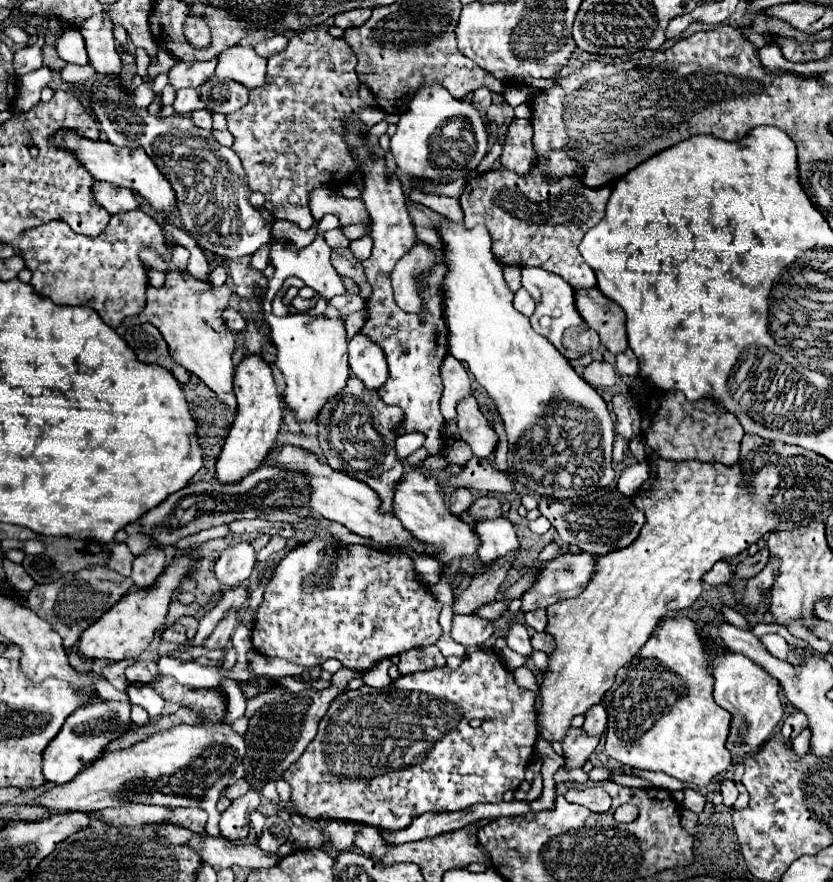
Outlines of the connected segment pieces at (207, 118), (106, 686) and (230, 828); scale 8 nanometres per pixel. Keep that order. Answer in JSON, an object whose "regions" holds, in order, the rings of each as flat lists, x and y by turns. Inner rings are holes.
{"regions":[[[198,109,198,111,192,111,190,113,190,119,194,121,194,125,202,127,202,129,212,129,212,115,206,111,206,109]],[[106,680,97,681,96,689,99,695,106,700,119,700,130,703,126,691,118,691]],[[250,789,244,797,232,801,232,805,220,815,220,833,232,841,242,841,250,833,250,815,260,805,260,795]]]}

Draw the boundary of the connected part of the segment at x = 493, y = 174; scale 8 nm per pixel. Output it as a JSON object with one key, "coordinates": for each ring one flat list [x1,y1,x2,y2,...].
{"coordinates":[[552,151,548,161,544,161,544,169,548,169,552,177,560,175,560,181,546,183,536,169,530,169,526,177,518,177,504,167,468,179,466,189,460,195,464,225,484,225,490,231,492,253,502,265,540,267,564,277,574,289,592,289,596,287,596,275,578,253,578,243,586,231,604,217,610,187,588,189,586,185,580,185,580,181,572,177,572,173,580,173,580,165,564,151]]}

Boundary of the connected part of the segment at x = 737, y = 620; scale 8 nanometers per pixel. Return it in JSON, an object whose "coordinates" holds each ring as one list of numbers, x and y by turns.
{"coordinates":[[724,605,722,609,724,609,724,619,726,619,728,623,732,623,732,625,736,625,736,627,744,629,744,631,748,631,748,629,750,629,750,625,748,625,748,621,746,621,746,617,744,617,742,613,734,611,734,609,732,609,732,607,728,607,728,605]]}

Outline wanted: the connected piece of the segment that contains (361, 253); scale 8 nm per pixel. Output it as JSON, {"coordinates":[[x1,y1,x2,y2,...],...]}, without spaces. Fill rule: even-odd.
{"coordinates":[[364,235,360,239,351,241,349,248,359,261,364,261,372,251,372,239,370,235]]}

